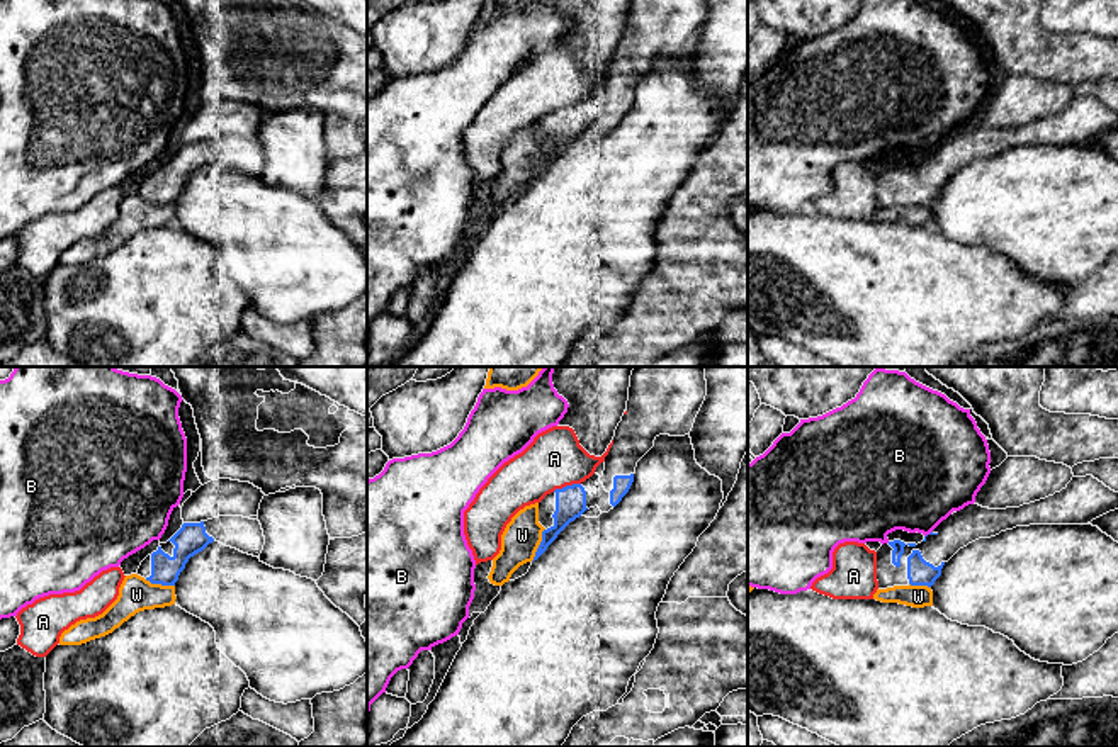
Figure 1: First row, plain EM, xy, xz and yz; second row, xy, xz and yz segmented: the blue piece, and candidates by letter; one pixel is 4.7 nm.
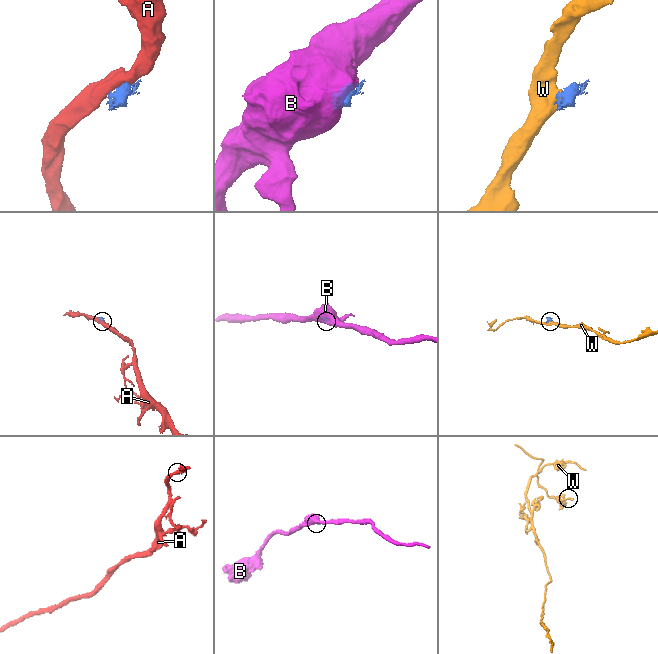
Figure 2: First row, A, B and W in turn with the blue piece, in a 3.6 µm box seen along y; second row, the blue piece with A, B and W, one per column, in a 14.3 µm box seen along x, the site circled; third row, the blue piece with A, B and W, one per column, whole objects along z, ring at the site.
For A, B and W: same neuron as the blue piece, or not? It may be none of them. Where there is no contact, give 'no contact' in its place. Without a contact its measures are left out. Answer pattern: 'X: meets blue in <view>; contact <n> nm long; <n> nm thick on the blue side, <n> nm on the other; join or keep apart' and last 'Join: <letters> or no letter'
A: meets blue in xz; contact 140 nm long; 140 nm thick on the blue side, 280 nm on the other; keep apart
B: meets blue in yz; contact 50 nm long; 20 nm thick on the blue side, 440 nm on the other; keep apart
W: meets blue in xz; contact 170 nm long; 140 nm thick on the blue side, 180 nm on the other; keep apart
Join: no letter

